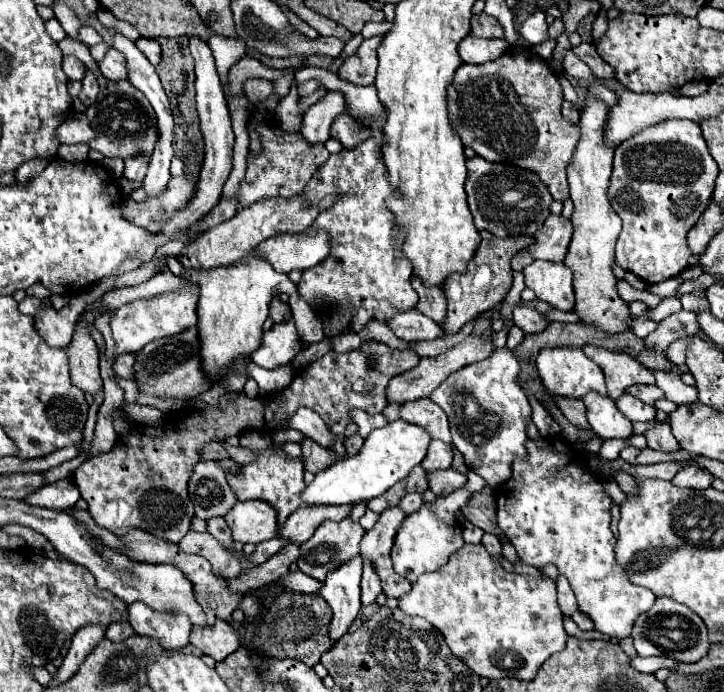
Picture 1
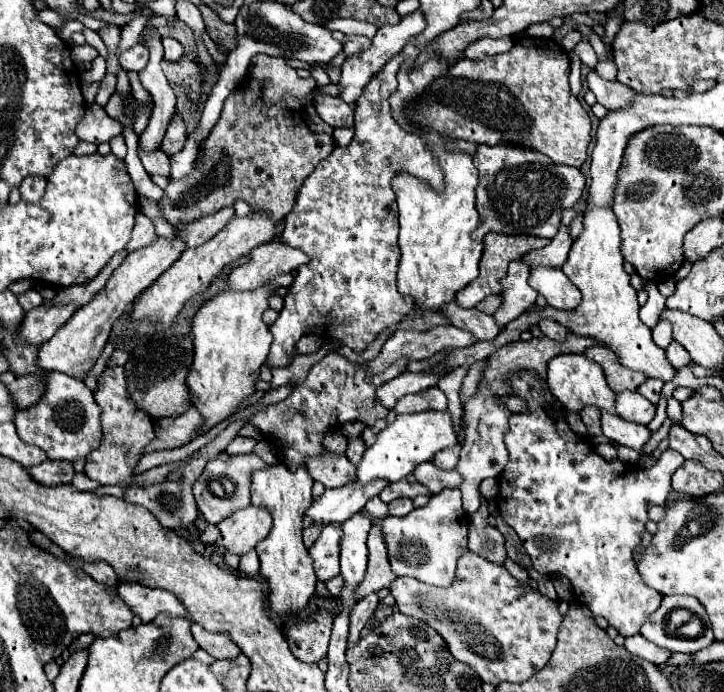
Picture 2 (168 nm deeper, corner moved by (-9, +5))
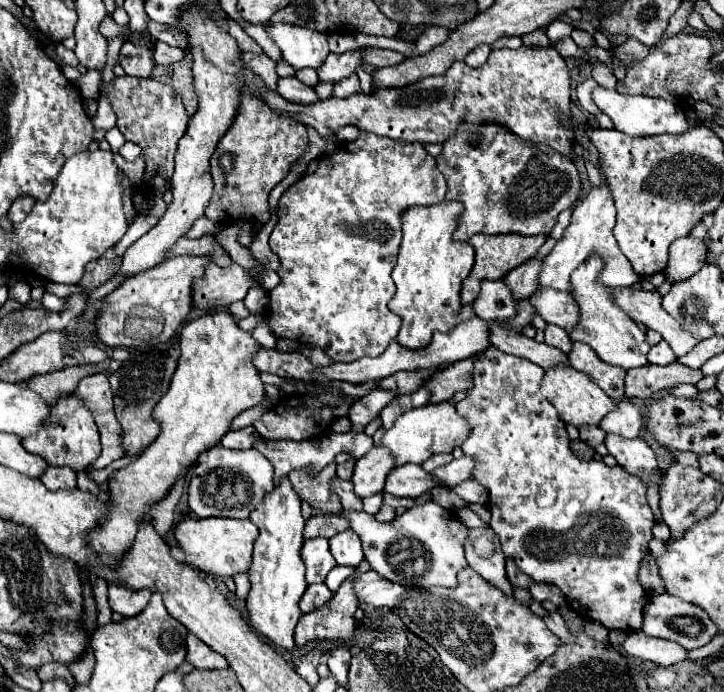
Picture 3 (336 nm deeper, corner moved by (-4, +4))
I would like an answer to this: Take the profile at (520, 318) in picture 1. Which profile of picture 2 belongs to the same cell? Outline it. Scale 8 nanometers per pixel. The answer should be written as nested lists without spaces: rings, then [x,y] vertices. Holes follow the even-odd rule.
[[[541,320],[539,322],[539,328],[541,328],[541,332],[547,336],[547,338],[551,338],[551,340],[565,340],[567,338],[567,328],[563,328],[561,324],[557,324],[557,322],[553,322],[553,320]]]

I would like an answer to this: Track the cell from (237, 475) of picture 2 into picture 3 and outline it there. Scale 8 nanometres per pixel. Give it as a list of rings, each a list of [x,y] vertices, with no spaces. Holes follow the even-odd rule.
[[[212,447],[198,457],[196,469],[188,485],[188,505],[198,517],[234,517],[246,519],[262,493],[272,489],[272,465],[254,447],[248,451],[230,451],[224,447]]]

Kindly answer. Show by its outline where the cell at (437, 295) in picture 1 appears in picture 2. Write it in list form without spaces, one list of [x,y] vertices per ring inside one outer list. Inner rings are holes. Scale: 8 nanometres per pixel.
[[[451,302],[447,308],[443,308],[443,314],[447,314],[451,318],[453,326],[471,332],[477,340],[493,340],[503,330],[501,326],[495,324],[493,316],[483,314],[475,308],[471,308],[471,312],[467,312],[457,302]]]

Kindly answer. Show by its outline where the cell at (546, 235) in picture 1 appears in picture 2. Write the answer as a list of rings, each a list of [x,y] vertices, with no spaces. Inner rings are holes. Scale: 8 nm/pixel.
[[[561,226],[559,232],[555,234],[555,238],[551,240],[551,244],[547,248],[541,250],[533,250],[529,252],[523,262],[527,262],[529,268],[537,268],[537,266],[549,266],[549,268],[561,268],[567,260],[569,248],[571,248],[573,240],[569,236],[569,228]]]

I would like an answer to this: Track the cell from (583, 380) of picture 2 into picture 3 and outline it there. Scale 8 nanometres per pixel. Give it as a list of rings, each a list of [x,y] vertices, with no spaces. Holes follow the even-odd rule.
[[[556,365],[546,371],[540,387],[542,395],[556,407],[558,415],[564,419],[564,423],[572,423],[576,427],[580,425],[598,425],[610,409],[614,409],[614,401],[598,387],[594,381],[584,373],[570,365]]]

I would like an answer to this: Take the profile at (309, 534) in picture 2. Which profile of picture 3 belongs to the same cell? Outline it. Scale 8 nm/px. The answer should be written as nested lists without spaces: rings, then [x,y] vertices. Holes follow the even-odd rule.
[[[316,515],[316,517],[310,517],[306,521],[306,527],[304,527],[304,539],[314,539],[314,537],[334,537],[336,533],[340,531],[346,531],[350,525],[346,525],[346,519],[344,517],[338,517],[338,515]]]

